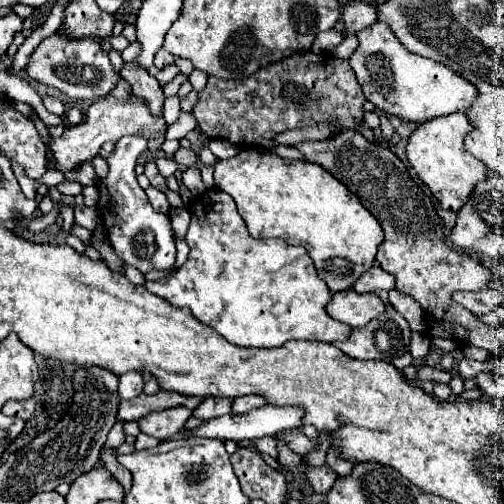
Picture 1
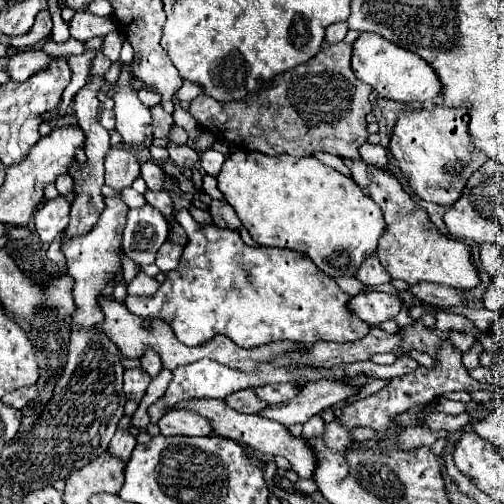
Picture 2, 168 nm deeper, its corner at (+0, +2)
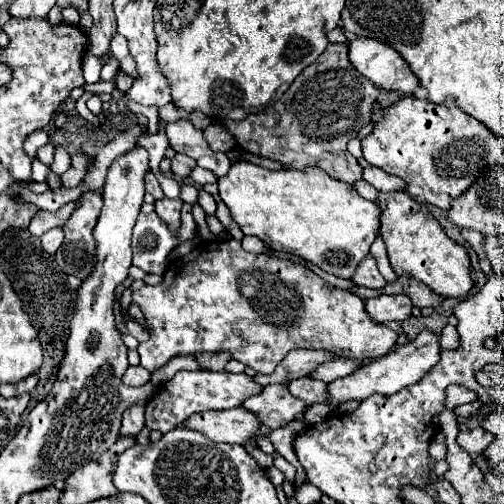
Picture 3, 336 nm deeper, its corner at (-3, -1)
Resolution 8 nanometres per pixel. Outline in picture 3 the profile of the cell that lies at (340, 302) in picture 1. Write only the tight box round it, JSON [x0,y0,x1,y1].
[365,294,413,324]

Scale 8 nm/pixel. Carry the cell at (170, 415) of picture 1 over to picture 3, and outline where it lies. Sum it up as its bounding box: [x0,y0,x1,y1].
[181,406,259,444]

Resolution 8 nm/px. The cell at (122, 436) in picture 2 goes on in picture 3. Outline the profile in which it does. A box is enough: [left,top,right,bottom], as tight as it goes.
[121,406,145,438]

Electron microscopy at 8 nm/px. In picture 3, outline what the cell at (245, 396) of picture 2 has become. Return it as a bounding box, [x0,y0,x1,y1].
[243,384,307,430]

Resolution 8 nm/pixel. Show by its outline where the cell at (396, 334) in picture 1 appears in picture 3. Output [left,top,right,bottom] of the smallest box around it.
[255,350,339,386]

